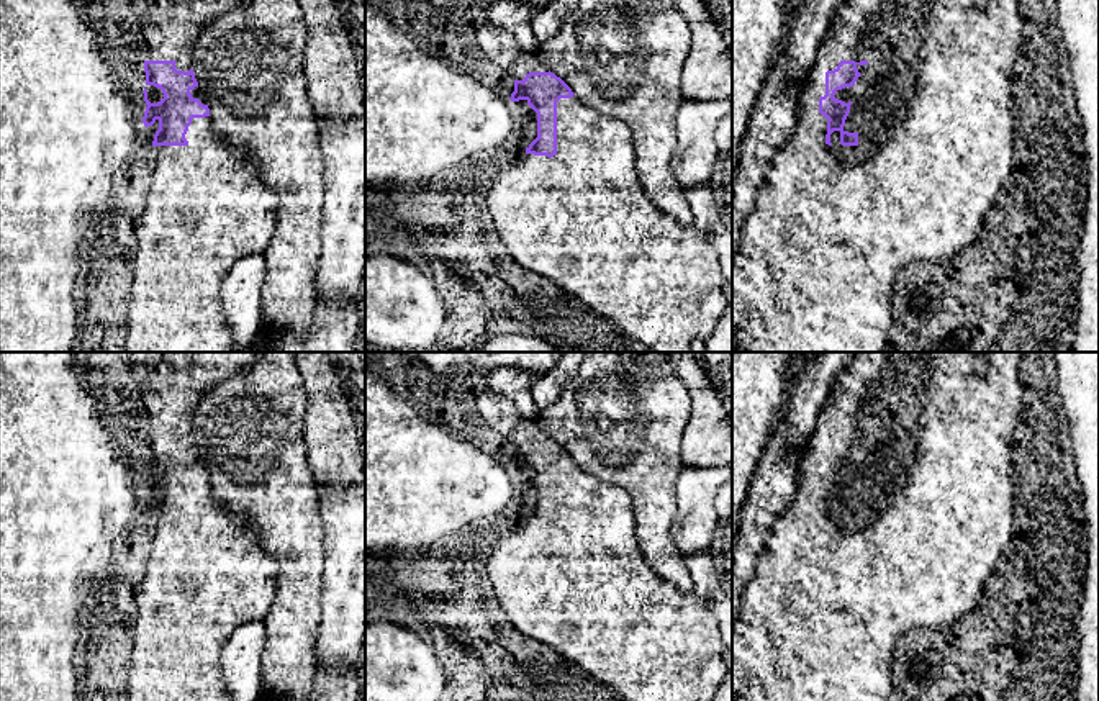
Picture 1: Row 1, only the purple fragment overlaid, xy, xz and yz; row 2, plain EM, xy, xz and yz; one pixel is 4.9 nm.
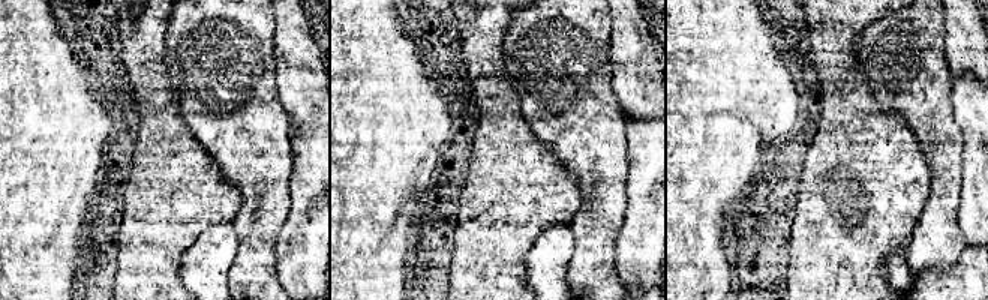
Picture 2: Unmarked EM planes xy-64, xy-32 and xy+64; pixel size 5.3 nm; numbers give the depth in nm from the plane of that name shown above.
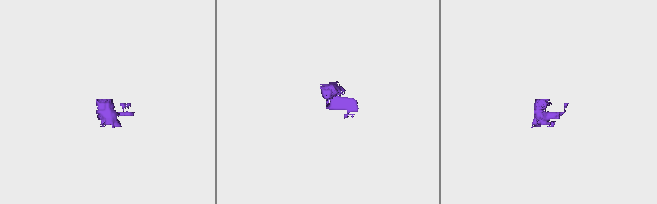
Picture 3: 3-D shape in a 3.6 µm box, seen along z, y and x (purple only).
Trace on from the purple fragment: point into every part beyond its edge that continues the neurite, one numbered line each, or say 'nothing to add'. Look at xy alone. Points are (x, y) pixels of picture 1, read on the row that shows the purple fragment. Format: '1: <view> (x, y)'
1: xy (205, 207)

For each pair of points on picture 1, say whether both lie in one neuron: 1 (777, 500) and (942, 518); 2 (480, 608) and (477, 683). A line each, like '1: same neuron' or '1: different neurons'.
1: different neurons
2: same neuron

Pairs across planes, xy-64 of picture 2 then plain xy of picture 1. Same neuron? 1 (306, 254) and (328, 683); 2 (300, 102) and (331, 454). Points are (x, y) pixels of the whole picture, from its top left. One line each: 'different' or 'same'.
1: different
2: same

